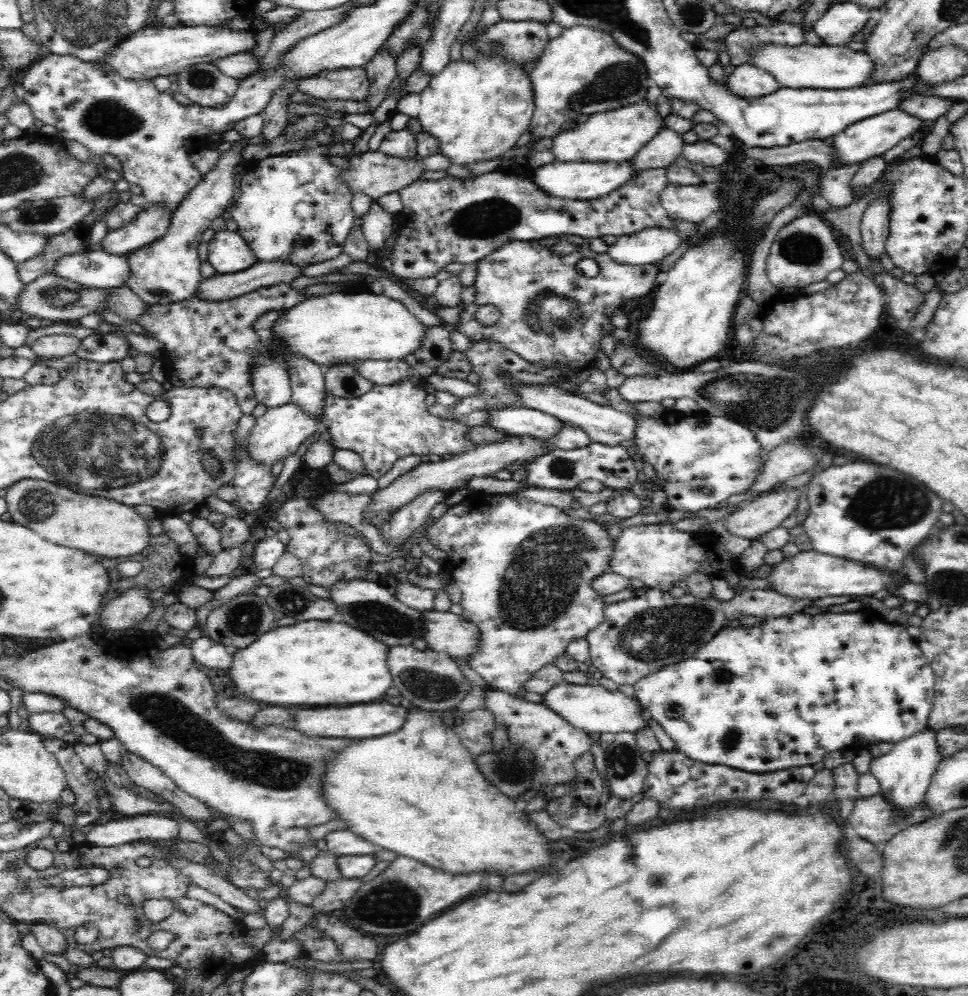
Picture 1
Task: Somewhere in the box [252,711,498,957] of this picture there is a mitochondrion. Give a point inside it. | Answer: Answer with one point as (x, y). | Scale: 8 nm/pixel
(394, 900)

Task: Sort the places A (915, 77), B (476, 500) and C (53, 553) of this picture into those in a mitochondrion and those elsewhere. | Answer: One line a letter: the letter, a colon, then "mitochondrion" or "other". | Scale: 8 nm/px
A: other
B: other
C: other

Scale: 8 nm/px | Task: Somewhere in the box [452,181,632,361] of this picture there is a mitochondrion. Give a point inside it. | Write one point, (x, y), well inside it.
(549, 317)

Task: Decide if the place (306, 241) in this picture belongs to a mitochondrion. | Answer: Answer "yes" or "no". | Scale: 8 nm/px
yes

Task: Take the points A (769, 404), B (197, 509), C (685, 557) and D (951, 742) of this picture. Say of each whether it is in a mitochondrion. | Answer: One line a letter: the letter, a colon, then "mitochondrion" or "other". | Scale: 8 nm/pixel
A: mitochondrion
B: other
C: other
D: other

